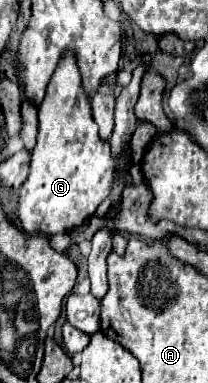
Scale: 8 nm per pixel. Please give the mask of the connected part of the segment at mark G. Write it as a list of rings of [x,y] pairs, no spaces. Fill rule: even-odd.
[[[68,51],[58,61],[58,67],[46,87],[44,101],[38,107],[38,143],[32,149],[32,167],[30,175],[20,187],[18,199],[18,223],[24,233],[30,235],[54,235],[70,233],[80,227],[88,217],[92,217],[98,205],[110,195],[114,181],[114,159],[110,153],[110,143],[102,141],[98,135],[98,125],[92,119],[90,99],[82,87],[80,69],[76,65],[76,55]]]

